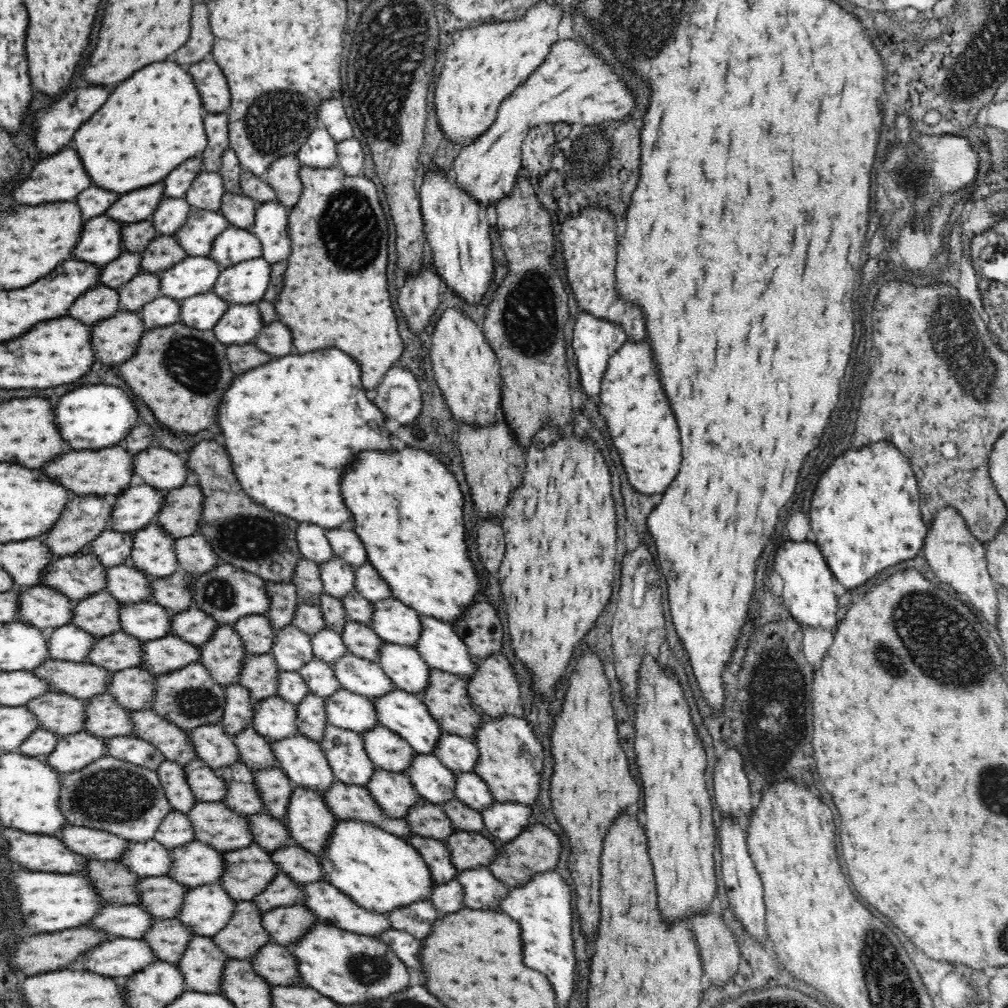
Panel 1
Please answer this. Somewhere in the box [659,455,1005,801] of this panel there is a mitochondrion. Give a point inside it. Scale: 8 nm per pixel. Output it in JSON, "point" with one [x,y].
{"point":[933,635]}

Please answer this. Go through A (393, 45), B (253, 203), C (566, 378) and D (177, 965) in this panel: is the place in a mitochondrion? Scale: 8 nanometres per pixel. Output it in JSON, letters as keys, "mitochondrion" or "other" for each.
{"A":"mitochondrion","B":"other","C":"other","D":"other"}

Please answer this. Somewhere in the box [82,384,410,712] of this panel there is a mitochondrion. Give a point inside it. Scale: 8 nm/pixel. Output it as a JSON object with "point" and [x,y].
{"point":[248,536]}

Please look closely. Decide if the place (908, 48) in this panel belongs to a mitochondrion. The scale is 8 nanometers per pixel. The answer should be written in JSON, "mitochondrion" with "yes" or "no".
{"mitochondrion":"no"}

